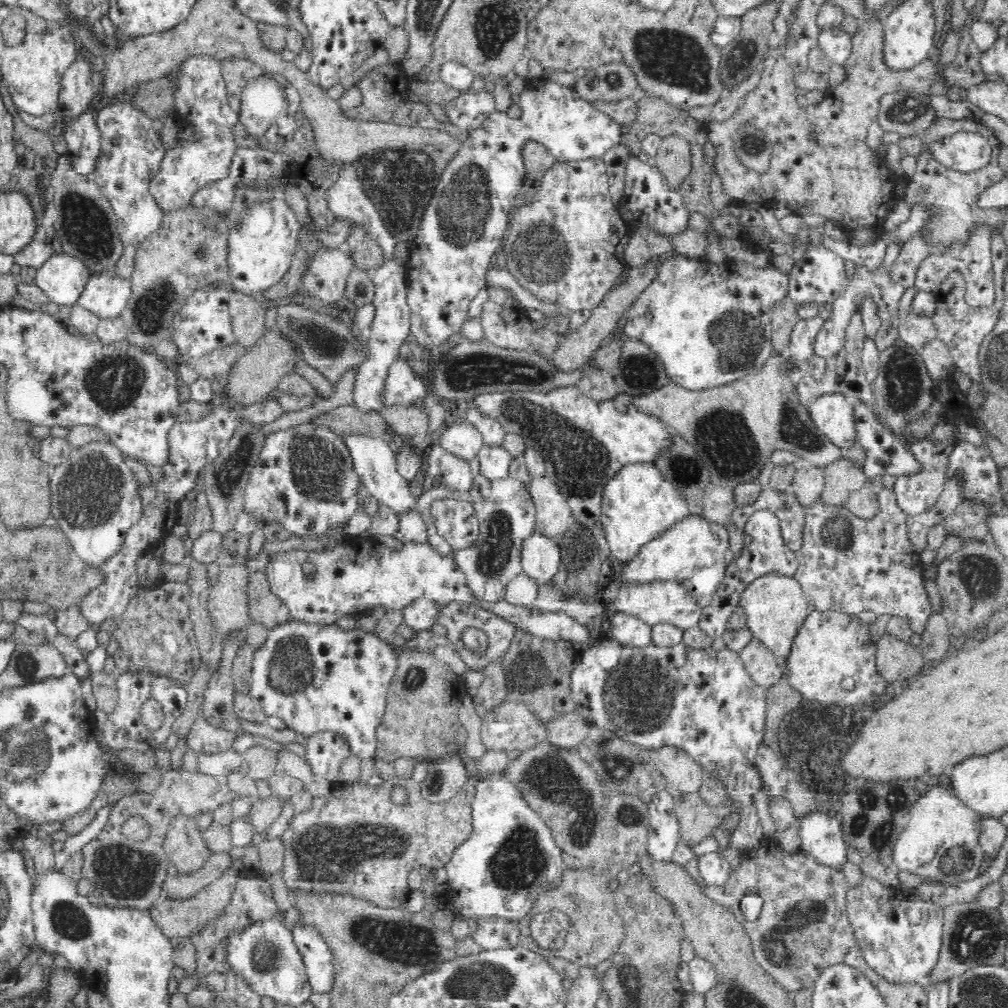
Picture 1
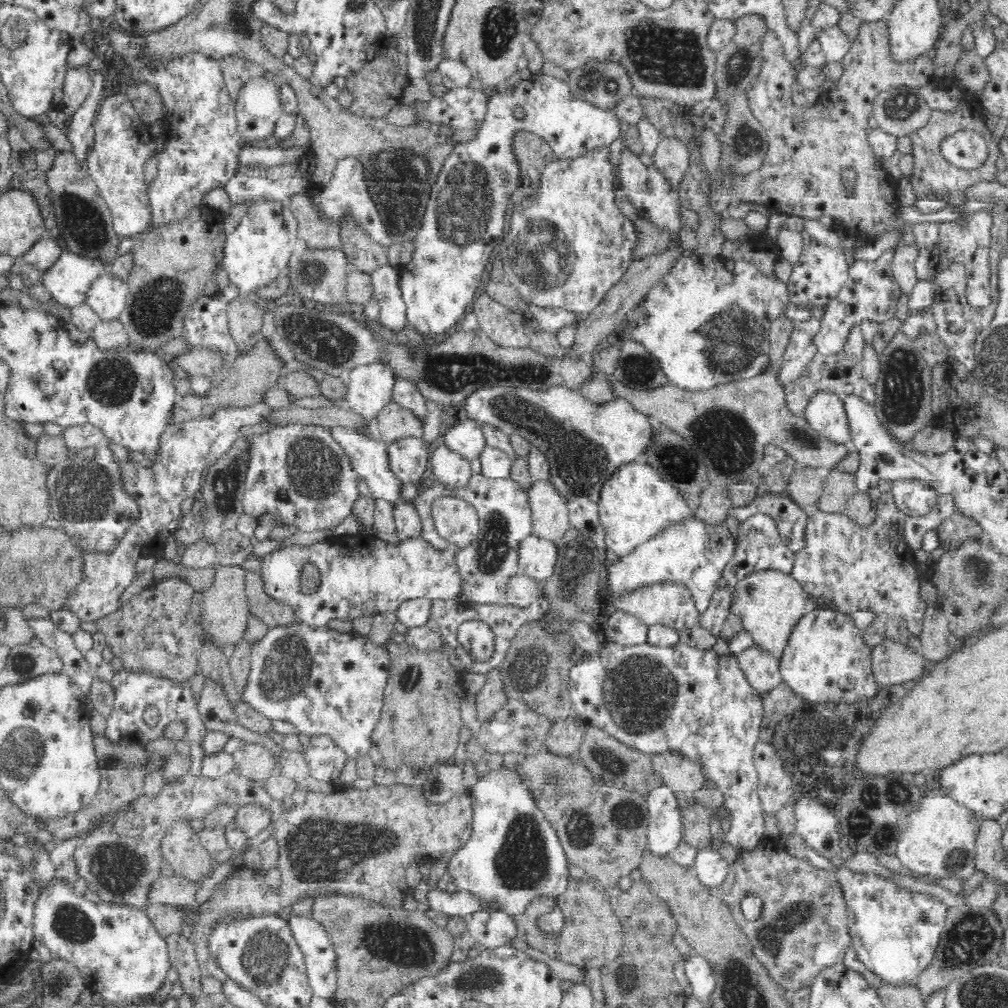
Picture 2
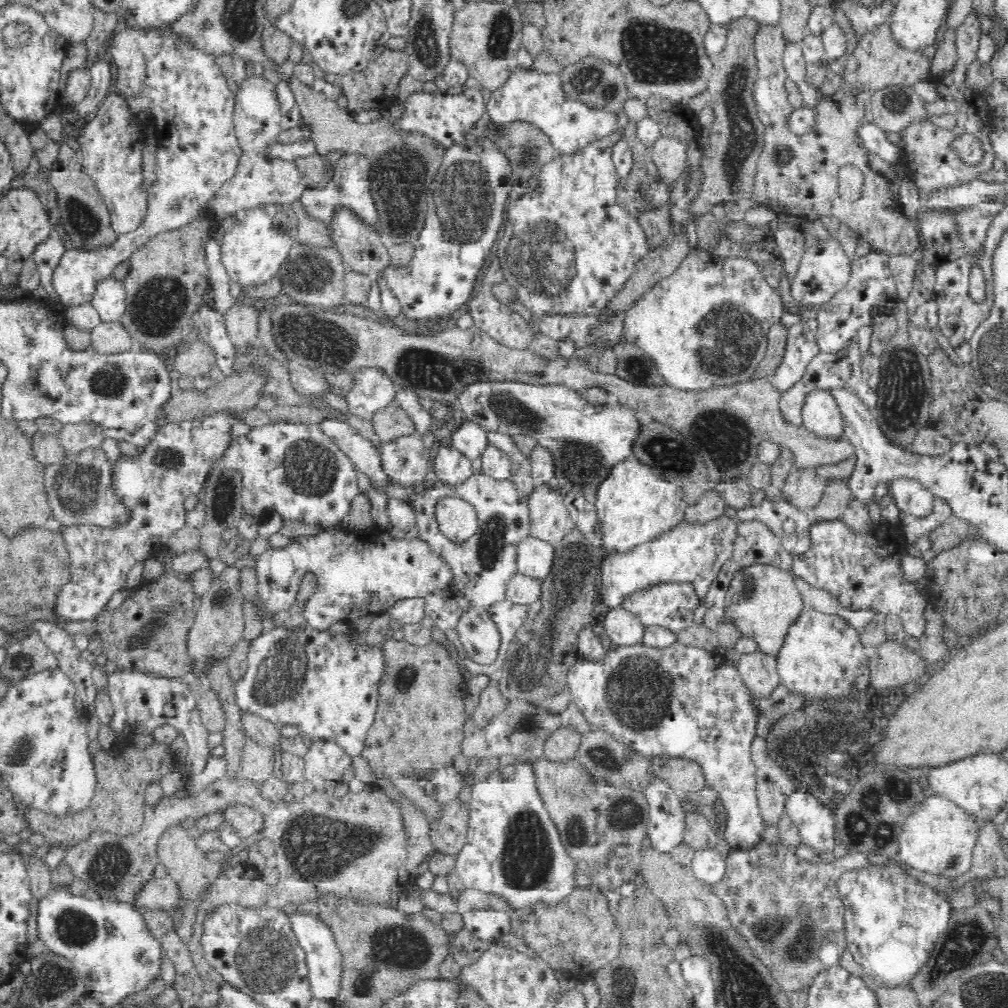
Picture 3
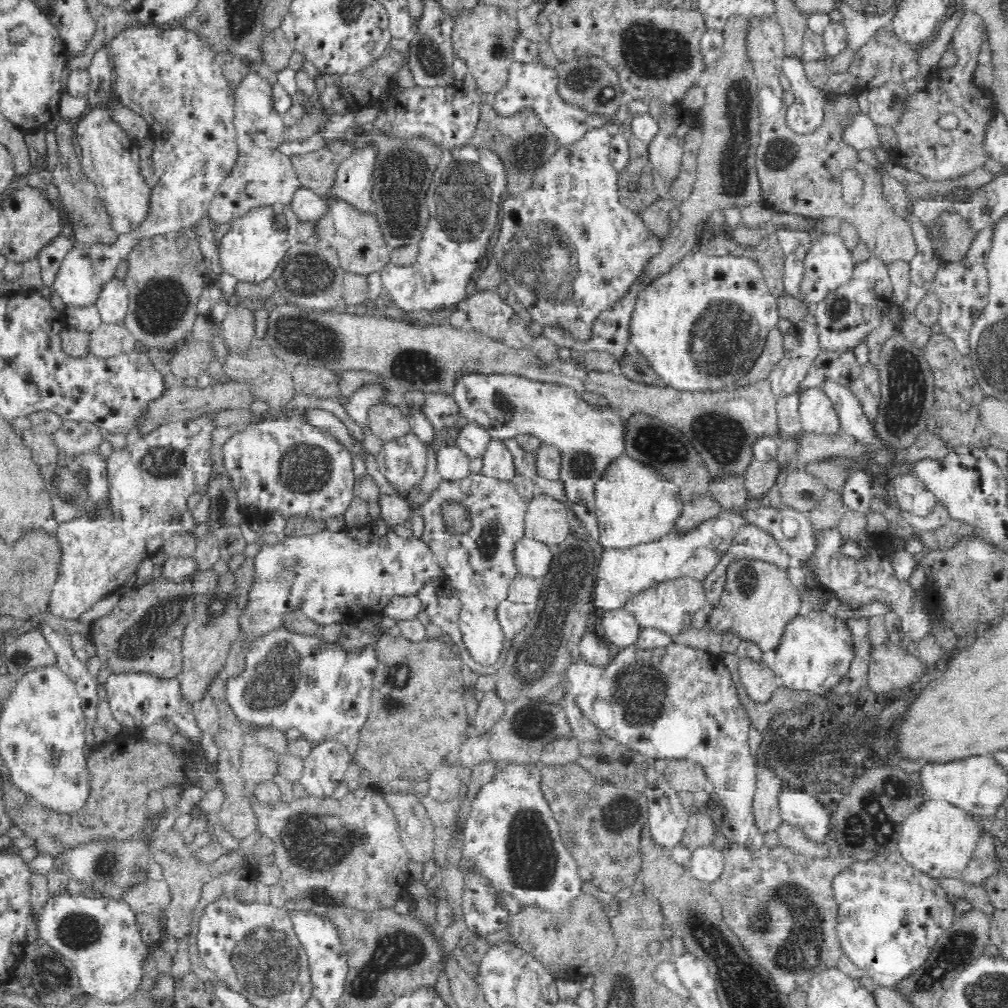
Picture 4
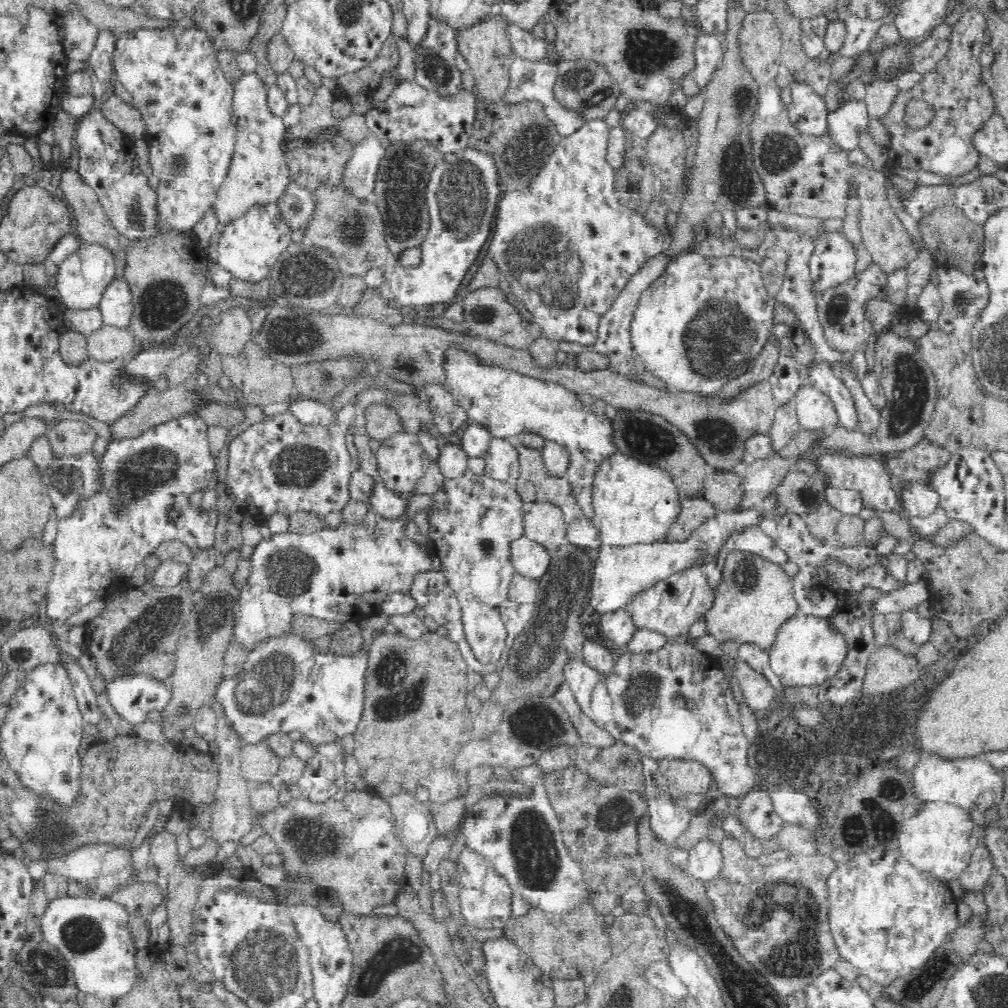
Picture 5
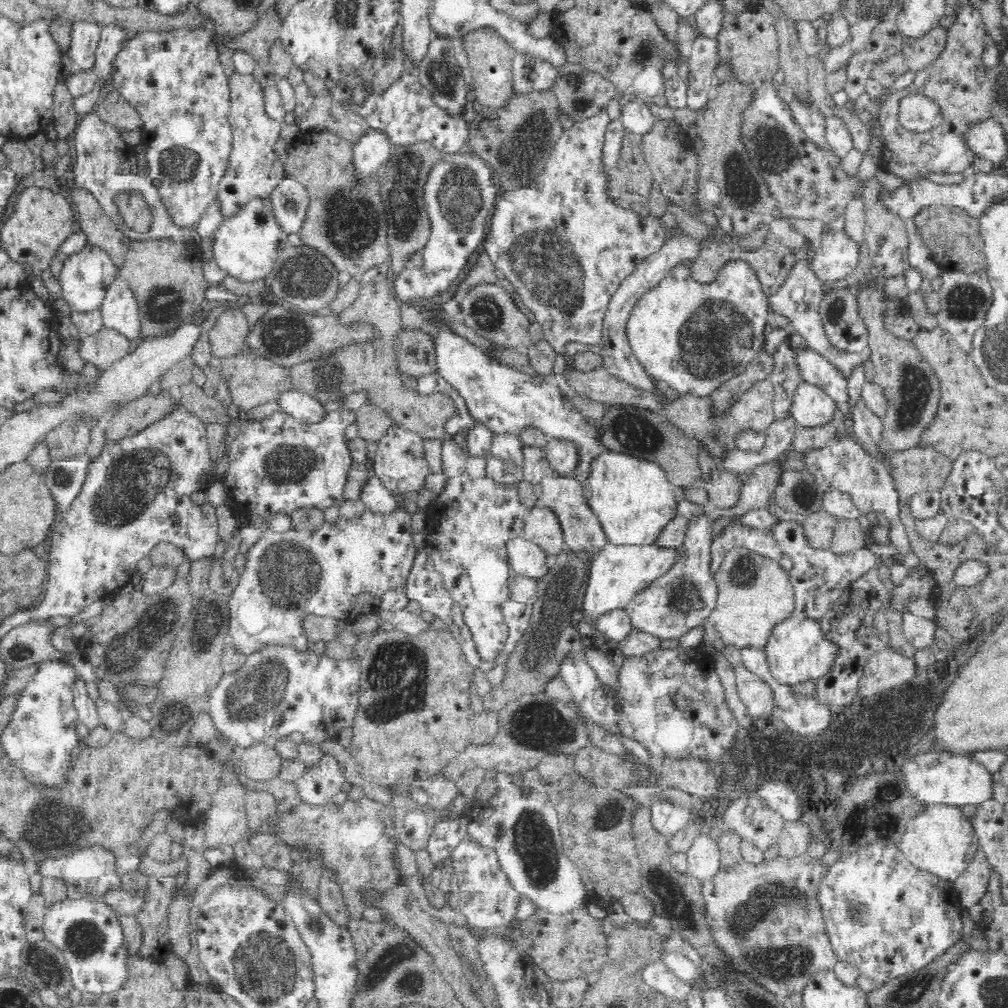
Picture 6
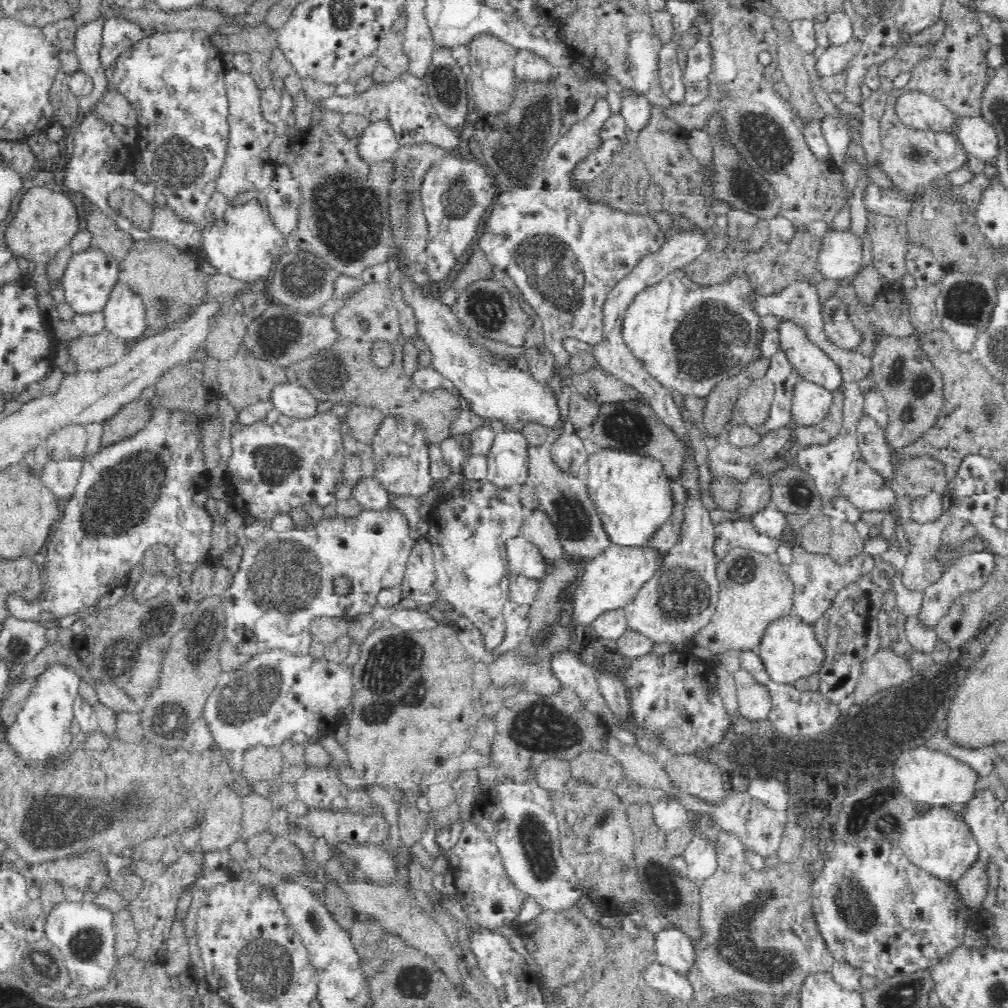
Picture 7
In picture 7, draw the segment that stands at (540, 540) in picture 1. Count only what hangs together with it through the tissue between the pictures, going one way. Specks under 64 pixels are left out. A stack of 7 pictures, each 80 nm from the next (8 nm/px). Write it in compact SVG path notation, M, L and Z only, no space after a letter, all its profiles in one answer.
M524 536L510 538L505 542L507 563L511 574L532 579L542 579L550 569L542 555Z

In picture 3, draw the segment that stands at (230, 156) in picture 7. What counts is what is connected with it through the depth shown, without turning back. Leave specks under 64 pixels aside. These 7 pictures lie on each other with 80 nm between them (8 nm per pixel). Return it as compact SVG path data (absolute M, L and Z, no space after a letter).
M250 76L240 84L235 93L233 124L242 154L234 176L222 183L214 199L207 205L218 223L224 218L243 215L250 209L262 205L292 206L299 200L301 192L307 188L294 162L280 159L275 163L266 156L268 146L276 143L276 138L281 132L281 117L280 107L276 101L275 83L260 76Z

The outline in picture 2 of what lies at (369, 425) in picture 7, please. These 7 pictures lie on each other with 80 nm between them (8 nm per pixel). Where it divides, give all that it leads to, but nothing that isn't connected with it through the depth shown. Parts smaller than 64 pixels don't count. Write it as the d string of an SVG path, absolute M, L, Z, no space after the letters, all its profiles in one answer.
M394 400L375 416L374 422L376 437L386 444L398 441L402 437L423 436L423 423Z

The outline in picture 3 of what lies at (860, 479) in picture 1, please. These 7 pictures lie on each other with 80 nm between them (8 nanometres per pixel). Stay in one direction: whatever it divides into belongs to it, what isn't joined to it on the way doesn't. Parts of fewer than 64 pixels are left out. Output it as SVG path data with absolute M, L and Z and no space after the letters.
M829 481L825 485L818 506L814 509L815 522L832 522L841 519L850 500L852 498L846 482Z

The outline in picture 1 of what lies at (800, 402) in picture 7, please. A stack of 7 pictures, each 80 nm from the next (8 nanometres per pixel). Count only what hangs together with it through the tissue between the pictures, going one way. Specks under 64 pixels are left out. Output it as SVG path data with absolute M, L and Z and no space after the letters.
M829 392L818 395L808 406L808 414L816 430L846 451L855 444L854 415L851 400L843 394Z

